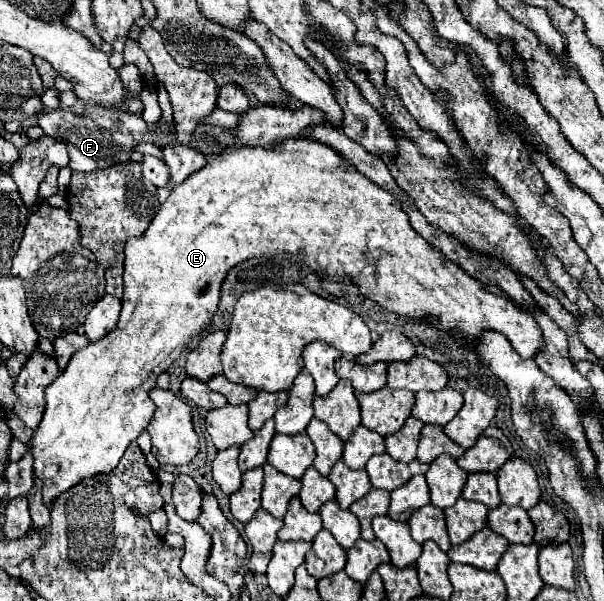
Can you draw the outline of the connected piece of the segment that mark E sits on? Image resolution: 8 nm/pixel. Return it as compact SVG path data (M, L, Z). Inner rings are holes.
M285 139L285 141L281 141L273 149L231 147L231 149L225 149L225 153L209 159L207 165L203 169L199 169L197 173L193 173L185 183L177 185L171 191L171 195L167 197L167 201L161 205L159 213L151 221L151 225L145 231L145 235L141 239L129 239L127 241L127 245L125 245L125 271L123 271L125 293L123 293L123 299L121 299L123 309L121 309L117 327L107 335L107 339L99 339L97 343L91 343L89 347L77 351L73 355L73 359L69 361L67 369L63 373L59 373L59 377L45 389L45 401L47 401L45 415L43 415L39 427L35 429L33 437L31 437L29 451L33 455L35 477L39 477L43 481L41 495L43 495L43 503L47 507L51 507L51 503L61 493L65 493L67 489L75 487L83 479L95 477L99 473L111 473L117 467L117 463L123 457L123 453L129 447L129 443L133 443L141 435L141 431L145 431L145 427L149 425L149 419L153 417L153 411L155 411L155 403L149 399L149 391L155 387L155 381L157 381L159 373L163 373L170 367L168 365L171 364L171 357L177 357L193 341L193 337L197 337L207 327L207 323L213 319L213 315L217 311L217 303L219 303L219 289L221 289L221 283L223 283L225 275L229 273L229 269L233 269L237 263L241 263L245 259L251 259L251 257L277 257L279 255L284 255L290 259L296 259L296 256L299 255L299 259L301 258L305 265L309 265L317 275L321 275L327 281L349 277L359 287L359 291L365 297L373 299L375 303L379 303L387 311L405 313L407 317L411 317L415 321L423 321L427 325L435 325L441 333L453 335L463 347L471 349L477 343L477 339L481 337L481 333L485 333L485 331L497 331L497 333L505 335L509 339L509 343L515 347L515 351L523 359L535 357L545 347L541 327L533 319L533 315L529 315L519 305L515 305L499 287L479 283L477 279L469 277L457 263L447 261L445 255L441 255L431 243L427 243L409 225L407 213L401 209L399 199L395 201L395 197L389 195L385 189L381 189L373 181L365 179L365 175L361 175L359 171L353 171L353 167L349 167L349 163L345 163L345 159L341 159L341 155L337 155L337 151L333 151L331 147L325 147L323 143L317 143L317 141L311 141L311 139Z

